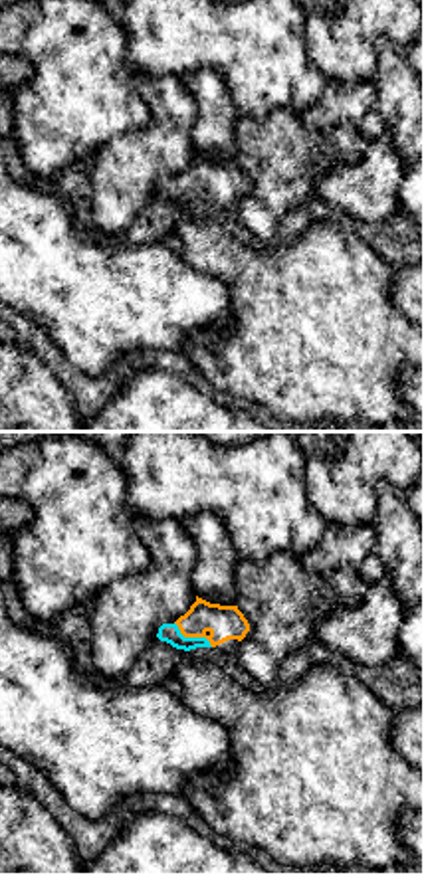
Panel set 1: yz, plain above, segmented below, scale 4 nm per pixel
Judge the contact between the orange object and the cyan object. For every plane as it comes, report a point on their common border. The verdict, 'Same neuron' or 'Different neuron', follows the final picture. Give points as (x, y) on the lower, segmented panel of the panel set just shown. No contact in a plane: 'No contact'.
Touches orange at (193, 636)

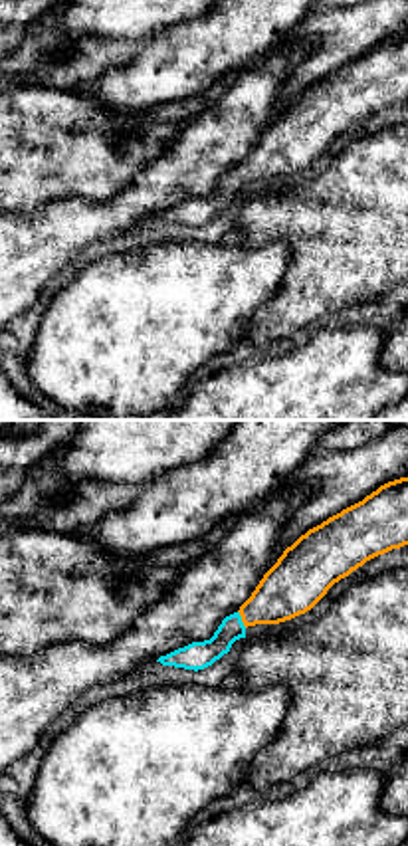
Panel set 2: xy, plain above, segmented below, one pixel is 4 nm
Touches orange at (242, 619)

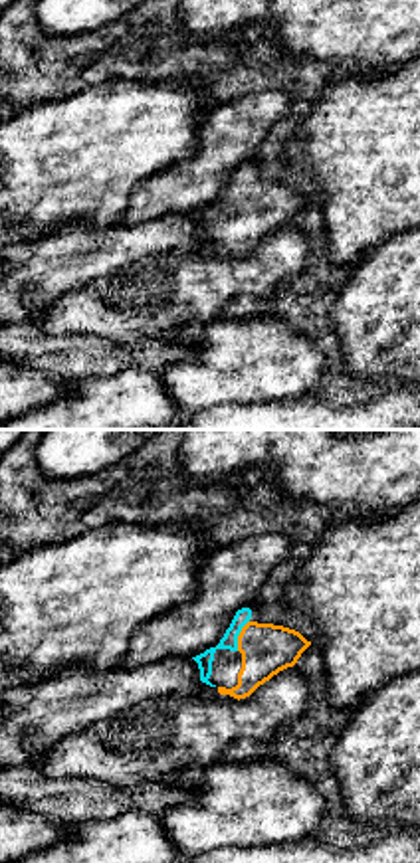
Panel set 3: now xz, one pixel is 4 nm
Touches orange at (238, 636)

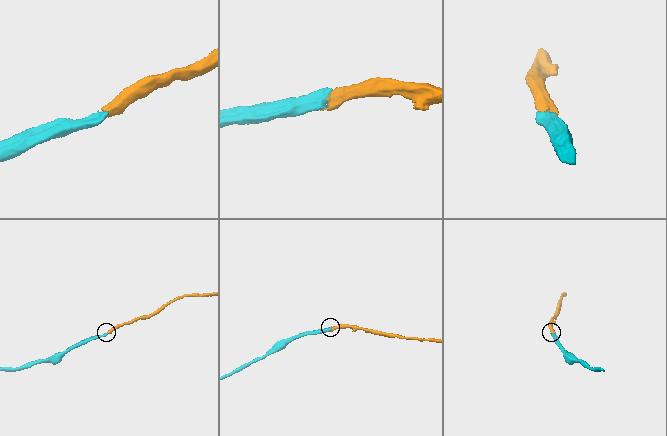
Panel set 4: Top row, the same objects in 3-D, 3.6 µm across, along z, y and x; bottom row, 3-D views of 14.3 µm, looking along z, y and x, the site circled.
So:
Same neuron

